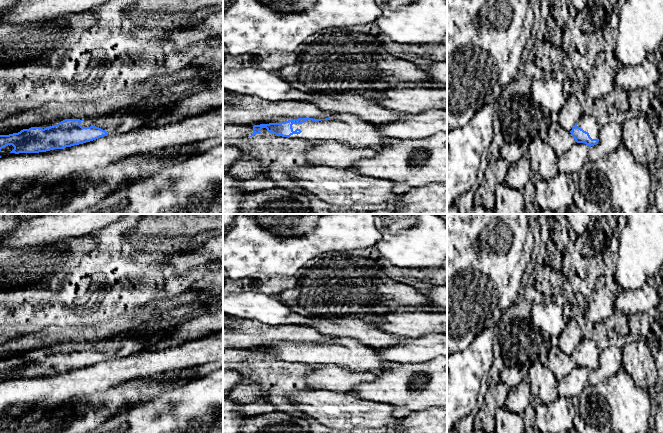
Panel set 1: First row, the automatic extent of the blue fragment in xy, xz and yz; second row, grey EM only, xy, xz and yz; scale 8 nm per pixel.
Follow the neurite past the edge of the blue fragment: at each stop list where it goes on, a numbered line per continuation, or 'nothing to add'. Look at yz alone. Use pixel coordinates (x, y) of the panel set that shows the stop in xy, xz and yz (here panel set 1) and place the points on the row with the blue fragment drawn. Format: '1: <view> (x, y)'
1: yz (589, 124)

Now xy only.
1: xy (116, 121)

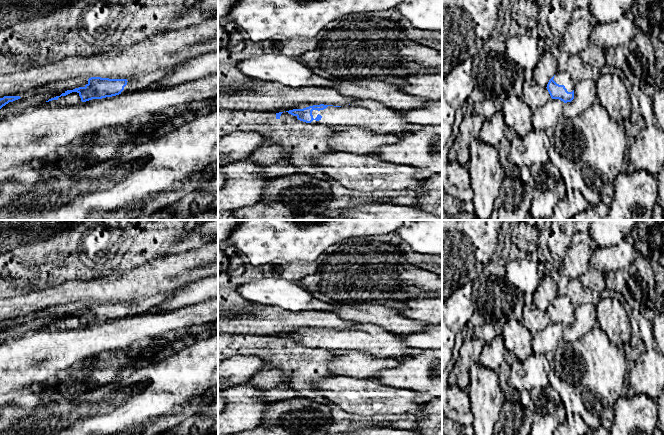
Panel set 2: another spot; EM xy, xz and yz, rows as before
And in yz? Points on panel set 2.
1: yz (562, 78)

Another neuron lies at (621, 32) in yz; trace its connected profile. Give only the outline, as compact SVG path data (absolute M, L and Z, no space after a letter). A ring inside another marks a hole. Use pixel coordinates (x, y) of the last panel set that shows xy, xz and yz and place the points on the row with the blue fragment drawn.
M624 15L609 24L596 23L591 34L591 42L602 50L624 47L634 39L638 31L636 23Z

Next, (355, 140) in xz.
M345 127L328 139L328 146L337 152L374 156L381 147L397 141L395 134L380 134L368 129Z

